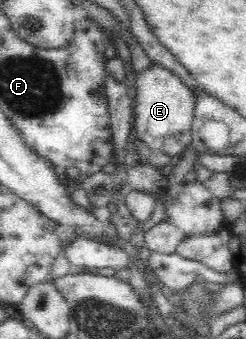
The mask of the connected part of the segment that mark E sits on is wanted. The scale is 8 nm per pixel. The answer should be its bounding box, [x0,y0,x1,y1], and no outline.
[133,64,196,160]

